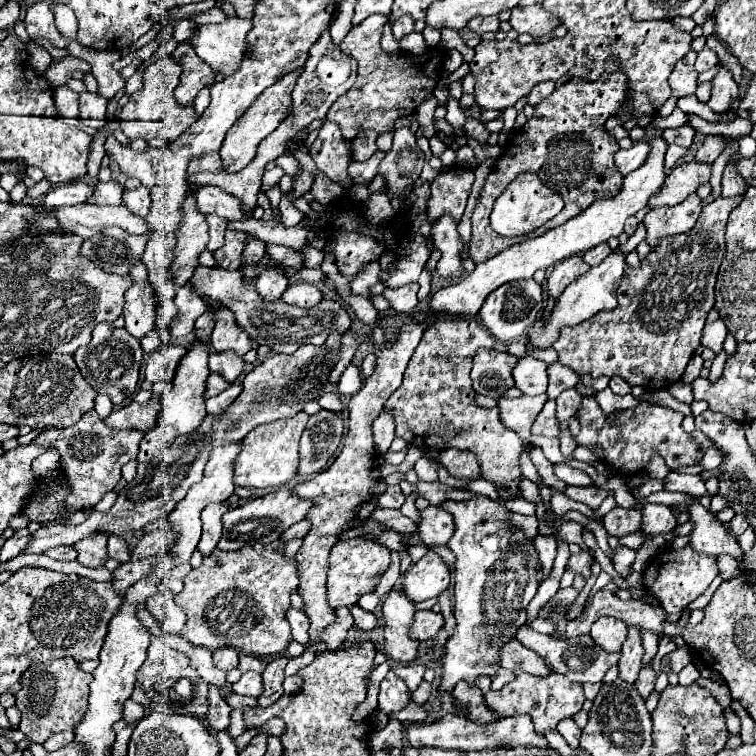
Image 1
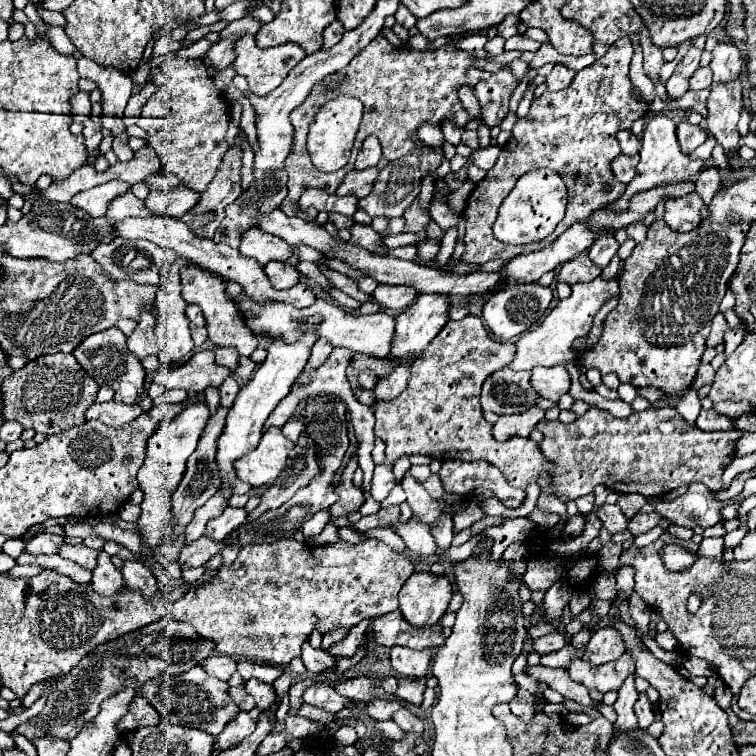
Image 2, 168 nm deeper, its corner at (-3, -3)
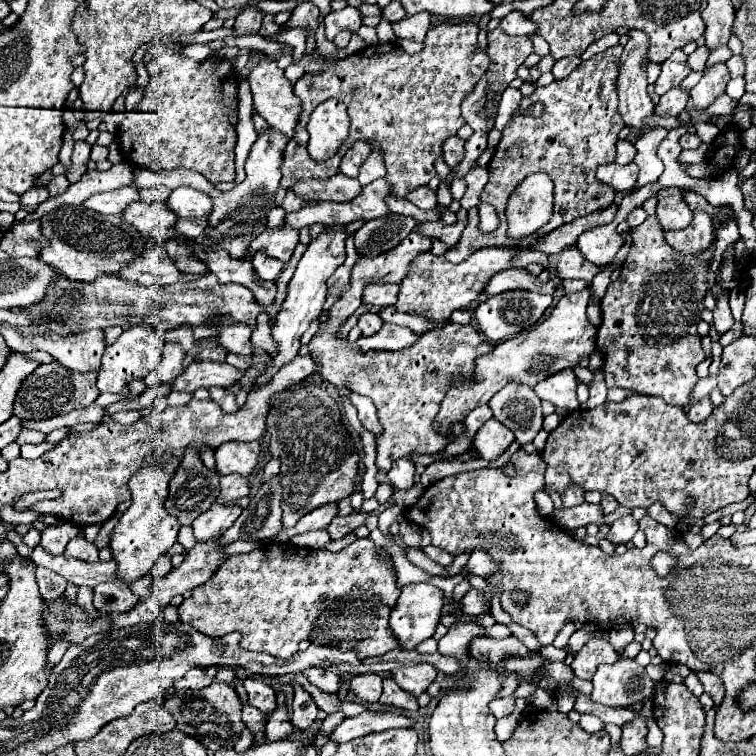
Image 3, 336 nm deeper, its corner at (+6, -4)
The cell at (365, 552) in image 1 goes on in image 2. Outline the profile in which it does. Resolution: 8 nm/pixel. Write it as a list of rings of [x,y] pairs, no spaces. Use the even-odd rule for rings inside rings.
[[[283,538],[279,542],[273,542],[273,544],[253,544],[253,546],[243,546],[237,560],[229,566],[229,568],[219,568],[219,574],[213,582],[207,582],[203,586],[199,586],[197,590],[193,592],[187,592],[181,600],[177,600],[173,604],[173,616],[175,620],[179,622],[189,622],[193,624],[193,628],[207,640],[215,642],[215,652],[217,654],[225,654],[225,656],[243,656],[243,658],[259,658],[259,660],[265,660],[273,666],[287,666],[295,656],[301,656],[301,646],[309,640],[309,634],[317,628],[321,634],[327,634],[331,630],[337,630],[337,628],[351,628],[351,626],[357,626],[361,620],[365,618],[375,618],[375,616],[381,616],[381,614],[387,614],[387,612],[393,612],[397,610],[397,594],[401,590],[401,586],[405,584],[405,580],[413,574],[413,562],[409,560],[407,554],[401,554],[401,552],[395,552],[391,550],[385,542],[381,540],[365,540],[361,544],[347,544],[343,540],[339,540],[337,544],[327,544],[327,546],[305,546],[303,542],[297,542],[293,538]]]

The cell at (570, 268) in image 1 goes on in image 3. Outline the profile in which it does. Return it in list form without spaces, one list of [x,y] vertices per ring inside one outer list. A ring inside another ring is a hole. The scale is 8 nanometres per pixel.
[[[570,247],[568,251],[562,251],[558,255],[556,271],[560,279],[582,279],[582,281],[592,281],[594,275],[601,271],[602,267],[590,263],[588,259],[582,257],[582,253],[576,247]]]

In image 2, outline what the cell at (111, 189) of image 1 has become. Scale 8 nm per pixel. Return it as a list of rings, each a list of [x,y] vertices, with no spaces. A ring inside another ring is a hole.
[[[127,192],[119,198],[115,198],[111,204],[109,204],[109,212],[107,212],[107,218],[111,220],[125,220],[125,218],[145,218],[145,216],[153,216],[153,212],[149,208],[145,208],[145,202],[139,200],[135,194]]]

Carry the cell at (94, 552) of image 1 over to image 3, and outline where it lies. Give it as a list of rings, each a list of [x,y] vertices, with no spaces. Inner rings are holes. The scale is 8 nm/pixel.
[[[122,581],[100,583],[94,587],[94,607],[104,613],[124,613],[132,609],[138,601],[138,595],[130,591],[130,587]]]

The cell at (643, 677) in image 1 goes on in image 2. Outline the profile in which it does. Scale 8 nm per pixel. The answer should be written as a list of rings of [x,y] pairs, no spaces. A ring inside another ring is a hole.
[[[639,694],[639,700],[635,702],[635,716],[639,720],[639,728],[649,728],[651,722],[655,720],[647,694]]]

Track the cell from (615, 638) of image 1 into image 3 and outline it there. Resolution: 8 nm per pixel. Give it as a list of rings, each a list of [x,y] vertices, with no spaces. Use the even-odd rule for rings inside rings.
[[[592,637],[576,655],[572,661],[572,669],[580,679],[592,679],[596,667],[600,663],[614,663],[618,659],[618,653],[614,647],[602,639],[602,637]]]

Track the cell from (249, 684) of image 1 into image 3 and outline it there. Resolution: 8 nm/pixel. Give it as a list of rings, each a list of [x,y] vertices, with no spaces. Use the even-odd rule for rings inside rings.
[[[248,677],[244,679],[244,689],[248,693],[248,703],[252,707],[260,709],[262,713],[270,713],[276,709],[276,691],[264,681],[256,677]]]

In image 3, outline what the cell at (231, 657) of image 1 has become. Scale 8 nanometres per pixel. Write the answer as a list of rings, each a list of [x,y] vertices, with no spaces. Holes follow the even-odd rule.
[[[194,667],[178,683],[174,683],[174,687],[182,691],[188,691],[188,689],[198,691],[202,687],[212,685],[216,679],[216,673],[218,673],[218,667]]]

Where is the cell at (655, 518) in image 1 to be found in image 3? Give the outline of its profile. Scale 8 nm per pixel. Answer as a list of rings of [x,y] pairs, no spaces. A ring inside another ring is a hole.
[[[624,515],[620,519],[616,519],[612,525],[610,525],[610,535],[608,535],[608,541],[612,541],[614,545],[618,543],[628,543],[634,533],[638,531],[638,521],[632,517],[632,515]]]

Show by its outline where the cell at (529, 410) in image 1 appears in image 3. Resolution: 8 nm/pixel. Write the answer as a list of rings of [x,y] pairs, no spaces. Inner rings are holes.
[[[490,419],[478,429],[478,433],[474,437],[474,447],[482,455],[482,459],[494,461],[506,451],[506,447],[512,441],[514,441],[512,431],[506,425],[502,425],[500,421]]]

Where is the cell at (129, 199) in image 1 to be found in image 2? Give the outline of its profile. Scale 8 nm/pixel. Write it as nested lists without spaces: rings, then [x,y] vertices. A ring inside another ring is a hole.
[[[177,186],[177,188],[171,188],[171,190],[151,192],[149,198],[145,200],[145,206],[149,210],[153,210],[153,214],[181,218],[197,202],[199,202],[199,194],[197,192],[189,190],[187,186]]]

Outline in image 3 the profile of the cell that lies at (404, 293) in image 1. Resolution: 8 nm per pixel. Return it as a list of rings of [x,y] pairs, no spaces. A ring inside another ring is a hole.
[[[378,283],[378,285],[368,285],[364,289],[364,297],[362,301],[364,303],[370,303],[370,305],[376,305],[376,307],[388,307],[388,305],[394,305],[396,299],[398,299],[398,291],[400,287],[398,285],[384,285],[384,283]]]

